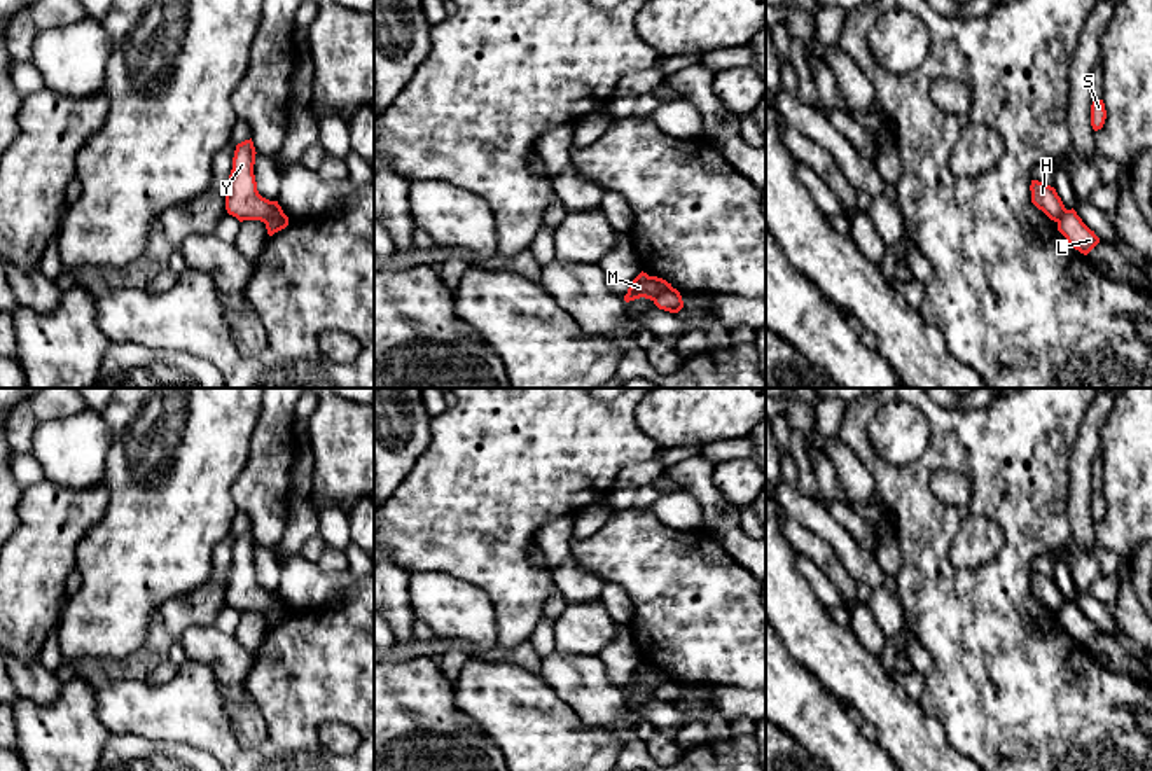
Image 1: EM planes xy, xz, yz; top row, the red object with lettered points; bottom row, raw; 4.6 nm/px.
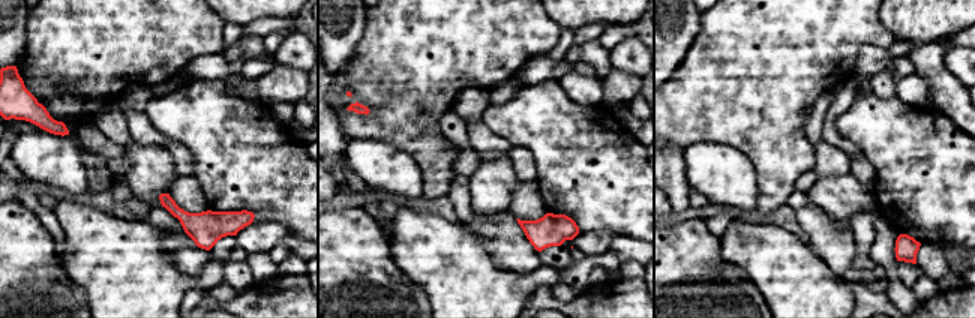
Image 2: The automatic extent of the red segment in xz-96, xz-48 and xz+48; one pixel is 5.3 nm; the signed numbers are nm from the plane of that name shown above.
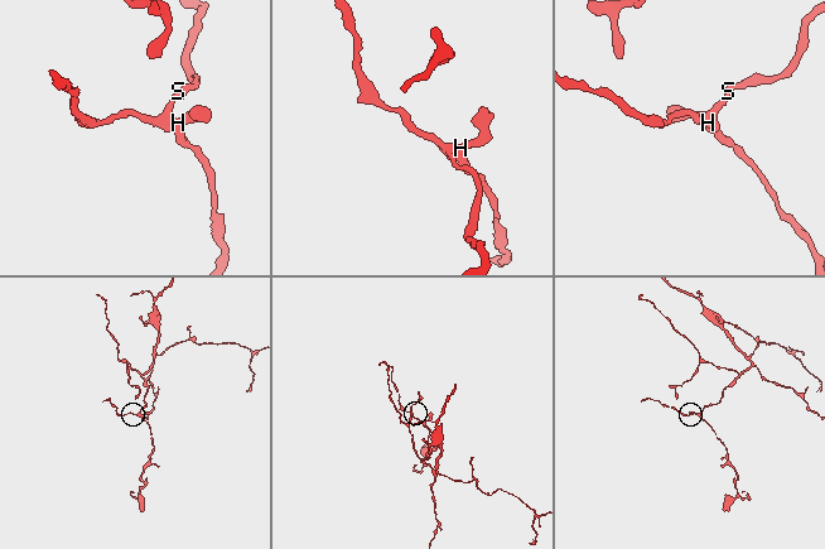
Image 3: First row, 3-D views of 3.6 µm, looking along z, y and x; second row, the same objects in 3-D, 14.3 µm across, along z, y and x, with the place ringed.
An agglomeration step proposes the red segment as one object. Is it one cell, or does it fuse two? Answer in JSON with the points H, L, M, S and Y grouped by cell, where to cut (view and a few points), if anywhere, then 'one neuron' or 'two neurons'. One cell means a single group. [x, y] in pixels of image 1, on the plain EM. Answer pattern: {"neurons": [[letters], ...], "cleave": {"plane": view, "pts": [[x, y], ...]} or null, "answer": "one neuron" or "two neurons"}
{"neurons": [["H", "M", "S", "Y"], ["L"]], "cleave": {"plane": "xz", "pts": [[672, 679], [652, 691]]}, "answer": "two neurons"}

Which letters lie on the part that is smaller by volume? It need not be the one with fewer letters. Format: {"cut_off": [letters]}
{"cut_off": ["L"]}

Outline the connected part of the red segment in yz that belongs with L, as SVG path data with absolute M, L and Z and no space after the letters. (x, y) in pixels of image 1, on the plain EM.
M1073 600L1065 601L1058 612L1058 622L1084 647L1087 647L1100 635L1100 629L1082 614Z

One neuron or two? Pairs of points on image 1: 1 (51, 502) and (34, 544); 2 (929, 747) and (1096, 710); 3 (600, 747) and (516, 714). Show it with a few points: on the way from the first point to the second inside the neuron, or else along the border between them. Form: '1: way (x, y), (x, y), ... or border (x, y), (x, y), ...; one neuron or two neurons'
1: way (51, 513), (51, 527), (44, 534); one neuron
2: border (923, 710), (939, 722), (946, 740), (958, 752); two neurons
3: way (579, 747), (553, 747), (537, 731); one neuron

